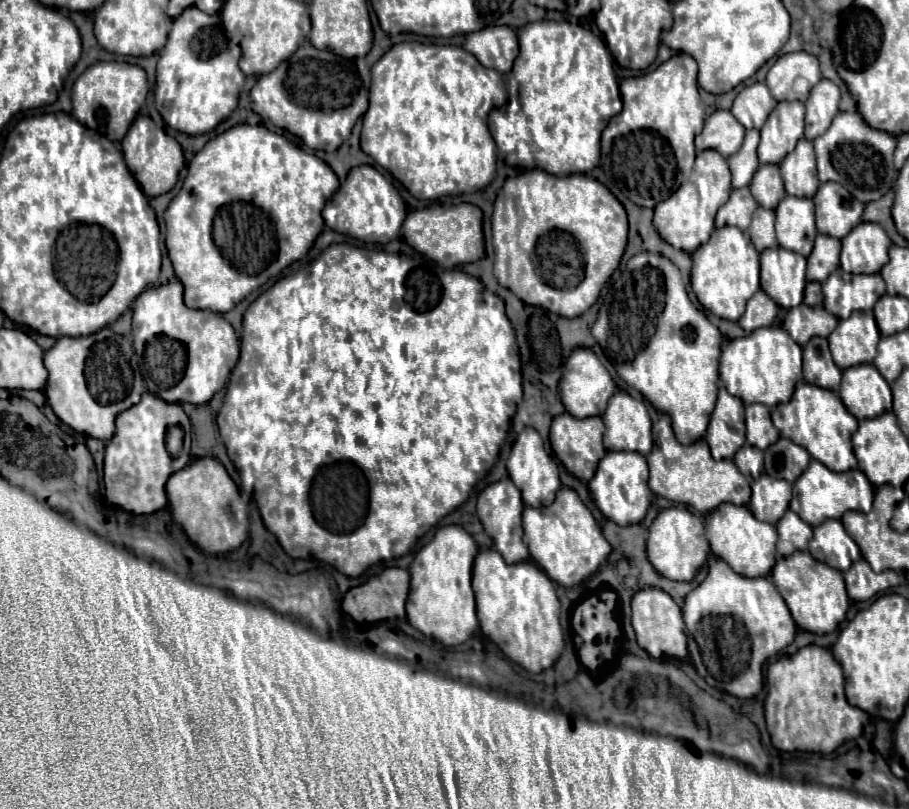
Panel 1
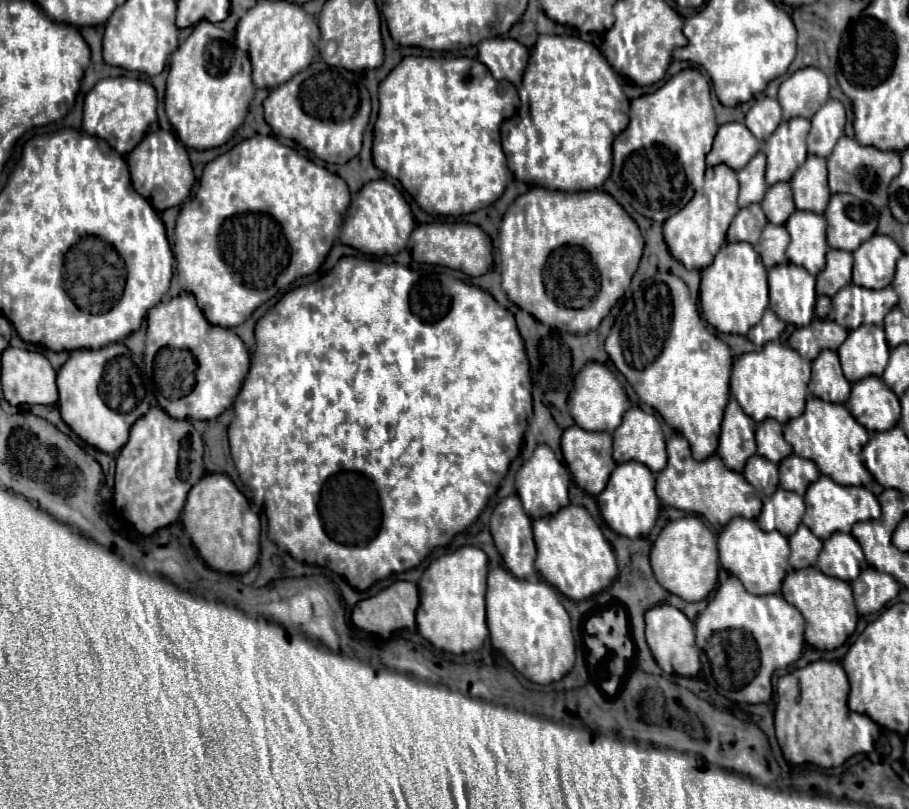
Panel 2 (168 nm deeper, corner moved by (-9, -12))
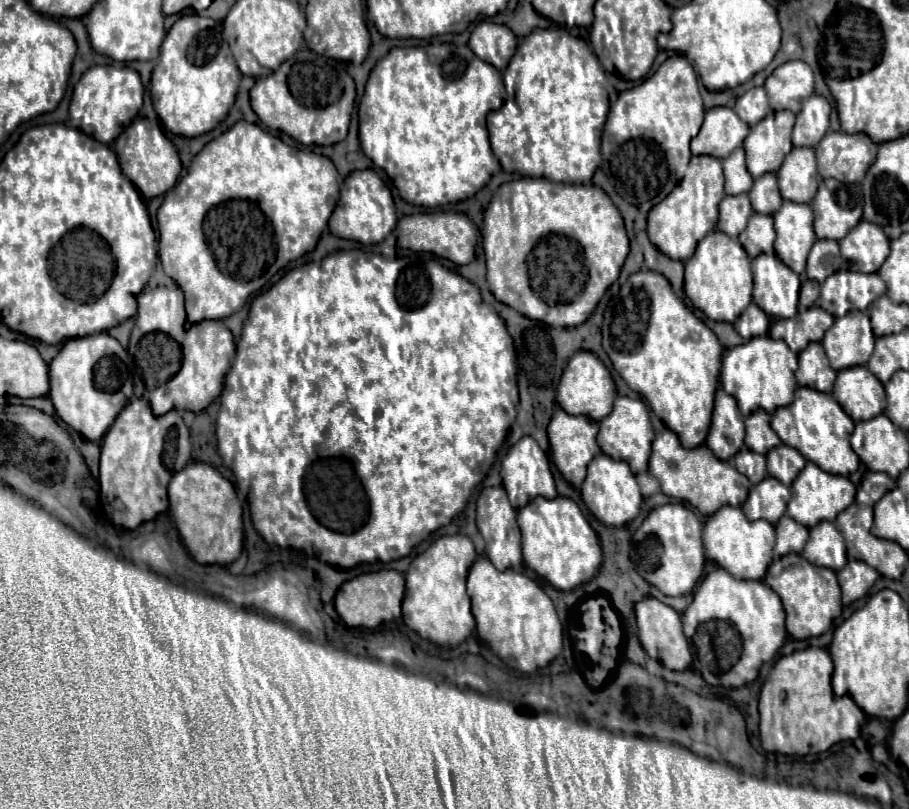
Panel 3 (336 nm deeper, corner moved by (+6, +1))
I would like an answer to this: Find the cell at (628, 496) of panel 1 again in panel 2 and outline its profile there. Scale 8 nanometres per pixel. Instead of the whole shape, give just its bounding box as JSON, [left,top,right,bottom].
[597,460,659,538]

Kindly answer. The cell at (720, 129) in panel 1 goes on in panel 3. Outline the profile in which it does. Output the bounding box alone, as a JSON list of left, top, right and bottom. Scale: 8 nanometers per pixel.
[692,107,750,159]

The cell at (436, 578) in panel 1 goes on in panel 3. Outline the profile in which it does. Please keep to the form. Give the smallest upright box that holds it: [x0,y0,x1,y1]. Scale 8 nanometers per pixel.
[402,535,476,647]

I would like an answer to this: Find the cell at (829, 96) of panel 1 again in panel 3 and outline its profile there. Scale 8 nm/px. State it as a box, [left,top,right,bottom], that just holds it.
[792,95,830,147]

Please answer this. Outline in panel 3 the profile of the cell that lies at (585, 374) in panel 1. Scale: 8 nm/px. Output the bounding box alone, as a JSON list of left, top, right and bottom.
[556,351,616,421]

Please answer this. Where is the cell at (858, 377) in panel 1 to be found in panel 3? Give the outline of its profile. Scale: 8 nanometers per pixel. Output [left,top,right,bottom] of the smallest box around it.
[832,365,886,423]

